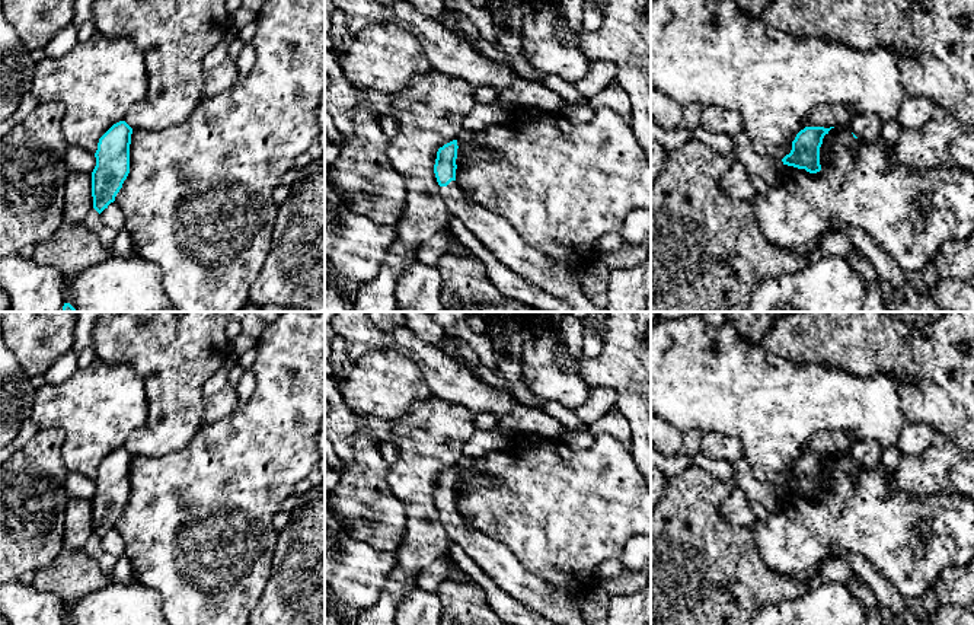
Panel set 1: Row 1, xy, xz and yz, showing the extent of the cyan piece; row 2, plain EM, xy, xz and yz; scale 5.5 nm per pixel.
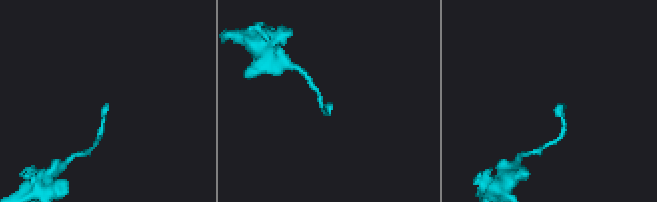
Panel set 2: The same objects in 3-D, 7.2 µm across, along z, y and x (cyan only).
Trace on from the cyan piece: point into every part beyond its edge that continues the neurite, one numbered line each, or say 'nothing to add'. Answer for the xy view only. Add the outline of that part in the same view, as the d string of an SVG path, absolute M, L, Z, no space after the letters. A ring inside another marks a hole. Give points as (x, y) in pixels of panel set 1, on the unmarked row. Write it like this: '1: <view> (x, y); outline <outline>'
nothing to add

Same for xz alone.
1: xz (497, 561); outline M457 507L440 517L448 539L460 545L482 571L517 602L558 625L590 625L581 615L581 594L555 591L531 575L508 546L467 526Z

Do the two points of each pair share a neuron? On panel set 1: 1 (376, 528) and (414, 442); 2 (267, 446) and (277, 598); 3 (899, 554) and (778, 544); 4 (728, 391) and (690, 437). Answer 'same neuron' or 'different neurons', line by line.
1: different neurons
2: different neurons
3: same neuron
4: different neurons

